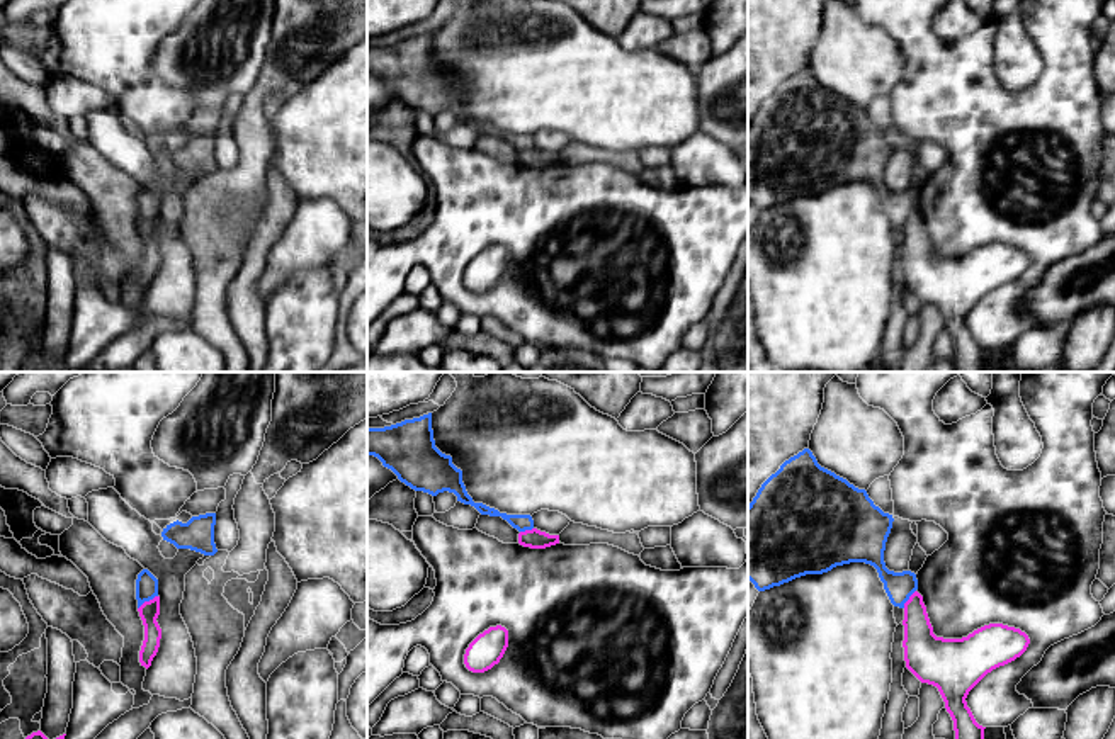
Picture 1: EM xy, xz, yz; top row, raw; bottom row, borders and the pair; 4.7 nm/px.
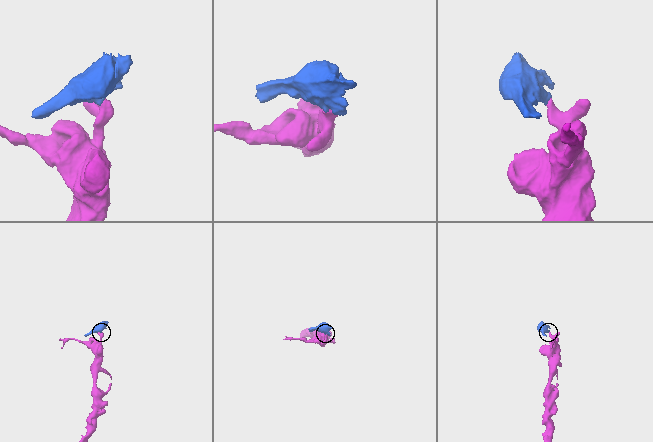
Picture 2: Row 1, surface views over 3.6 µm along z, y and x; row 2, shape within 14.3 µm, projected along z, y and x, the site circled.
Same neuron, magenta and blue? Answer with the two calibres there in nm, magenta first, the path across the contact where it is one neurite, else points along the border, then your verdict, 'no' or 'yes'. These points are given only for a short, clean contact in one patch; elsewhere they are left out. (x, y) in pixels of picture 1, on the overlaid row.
calibres 90 and 110 nm; border xy (157, 595), (138, 609); no

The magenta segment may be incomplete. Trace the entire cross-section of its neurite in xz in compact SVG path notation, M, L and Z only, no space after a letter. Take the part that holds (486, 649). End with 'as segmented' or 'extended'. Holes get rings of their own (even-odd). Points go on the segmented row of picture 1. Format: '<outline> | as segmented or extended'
M501 625L479 634L466 649L464 664L473 673L484 673L500 663L508 647L508 630Z | as segmented

